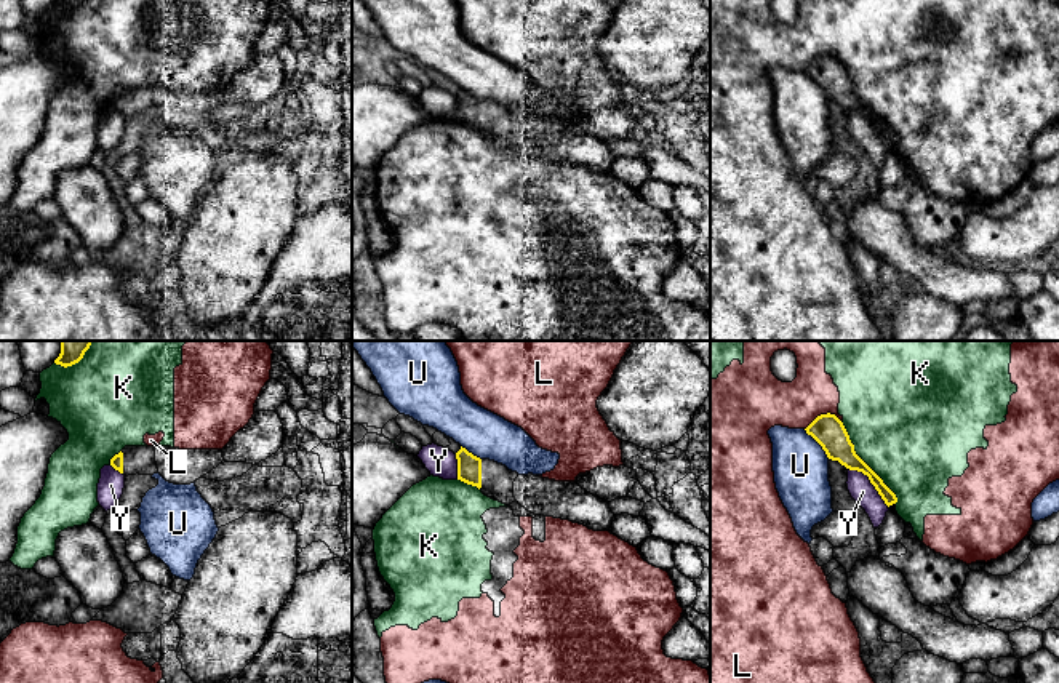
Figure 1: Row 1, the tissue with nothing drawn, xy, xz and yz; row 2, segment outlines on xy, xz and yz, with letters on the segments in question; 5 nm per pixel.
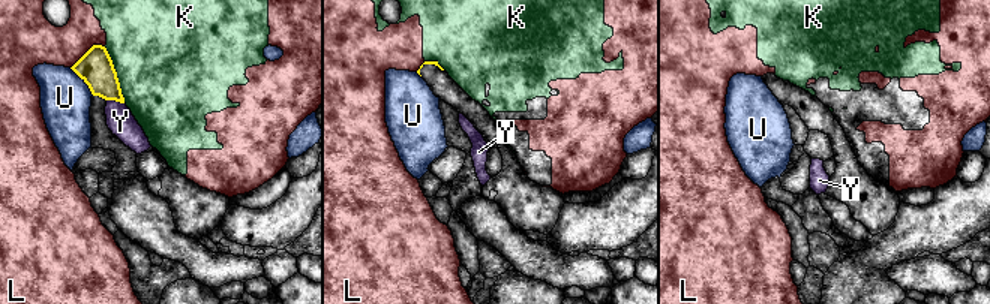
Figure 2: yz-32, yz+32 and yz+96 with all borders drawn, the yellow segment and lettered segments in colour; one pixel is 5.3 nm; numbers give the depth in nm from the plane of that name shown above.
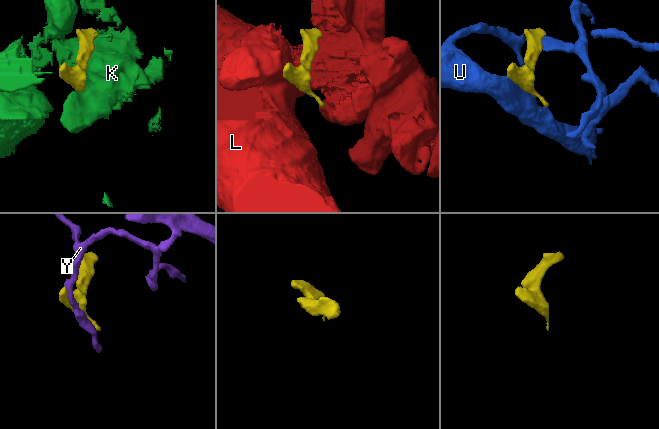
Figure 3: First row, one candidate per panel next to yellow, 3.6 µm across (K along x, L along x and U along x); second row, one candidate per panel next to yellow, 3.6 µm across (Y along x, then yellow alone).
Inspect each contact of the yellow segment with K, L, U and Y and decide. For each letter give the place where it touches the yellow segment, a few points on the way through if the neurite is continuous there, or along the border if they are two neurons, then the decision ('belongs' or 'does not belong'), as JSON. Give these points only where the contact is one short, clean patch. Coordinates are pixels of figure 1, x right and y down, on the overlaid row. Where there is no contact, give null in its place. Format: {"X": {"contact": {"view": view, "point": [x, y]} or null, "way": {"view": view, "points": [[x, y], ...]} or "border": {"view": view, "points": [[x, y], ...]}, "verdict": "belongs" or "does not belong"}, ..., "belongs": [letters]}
{"K": {"contact": {"view": "yz", "point": [864, 463]}, "verdict": "does not belong"}, "L": {"contact": {"view": "yz", "point": [823, 415]}, "verdict": "does not belong"}, "U": {"contact": {"view": "yz", "point": [818, 442]}, "verdict": "does not belong"}, "Y": {"contact": {"view": "yz", "point": [871, 482]}, "verdict": "does not belong"}, "belongs": []}

